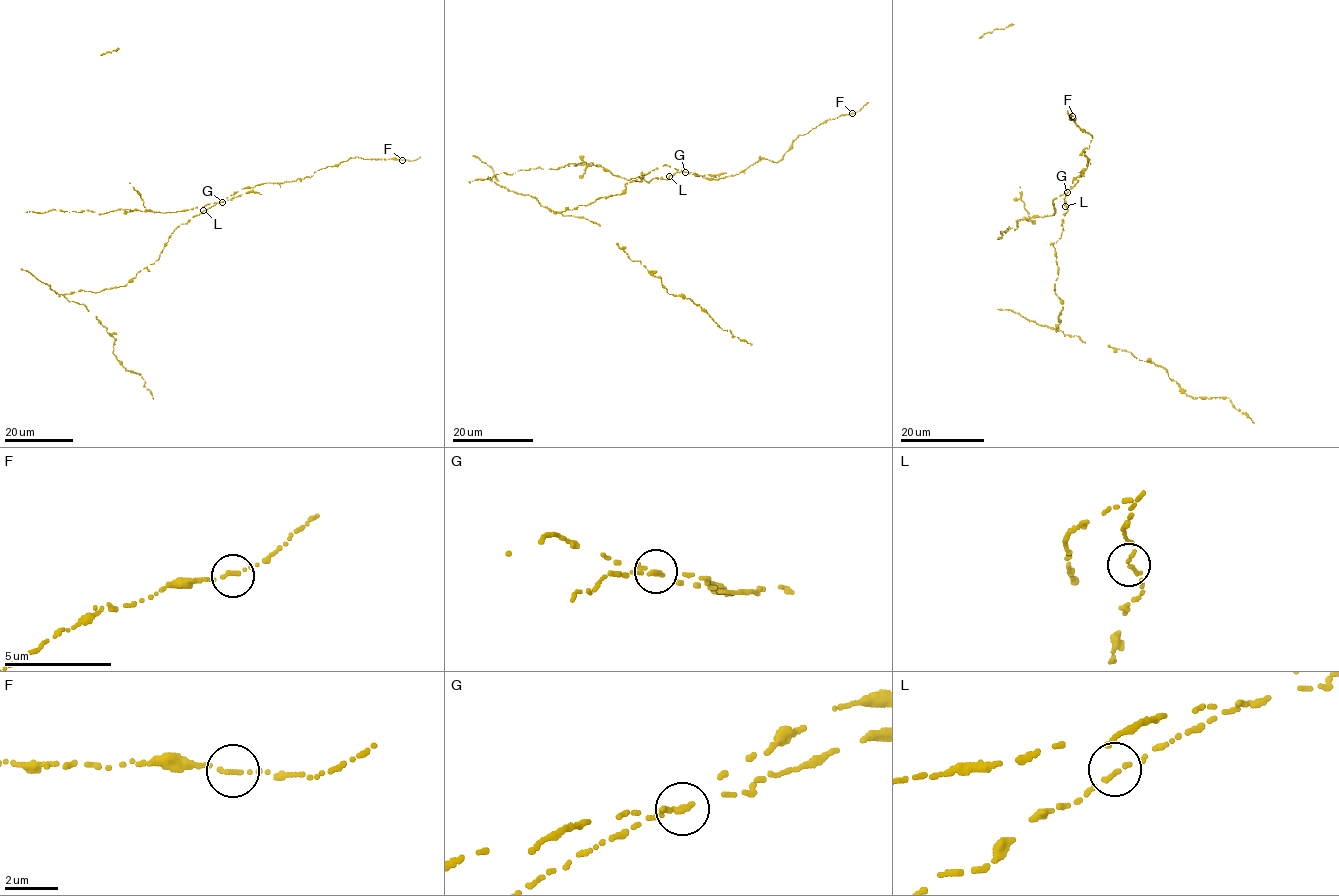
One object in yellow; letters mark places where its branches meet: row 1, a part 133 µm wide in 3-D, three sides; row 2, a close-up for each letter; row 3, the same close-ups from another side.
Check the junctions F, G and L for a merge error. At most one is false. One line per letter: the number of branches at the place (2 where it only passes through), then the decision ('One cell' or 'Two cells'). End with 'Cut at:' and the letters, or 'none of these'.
F: Branches: 1. One cell
G: Branches: 1. Two cells
L: Branches: 1. One cell
Cut at: G

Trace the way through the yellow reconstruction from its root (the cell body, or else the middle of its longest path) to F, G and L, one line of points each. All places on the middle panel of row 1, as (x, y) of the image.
F: (642, 179), (667, 179), (680, 171), (718, 180), (764, 158), (778, 162), (799, 135), (852, 113)
G: (642, 179), (642, 175), (649, 183), (655, 178), (667, 179), (676, 172), (685, 172)
L: (642, 179), (642, 175), (649, 183), (655, 178), (667, 179), (669, 176)

